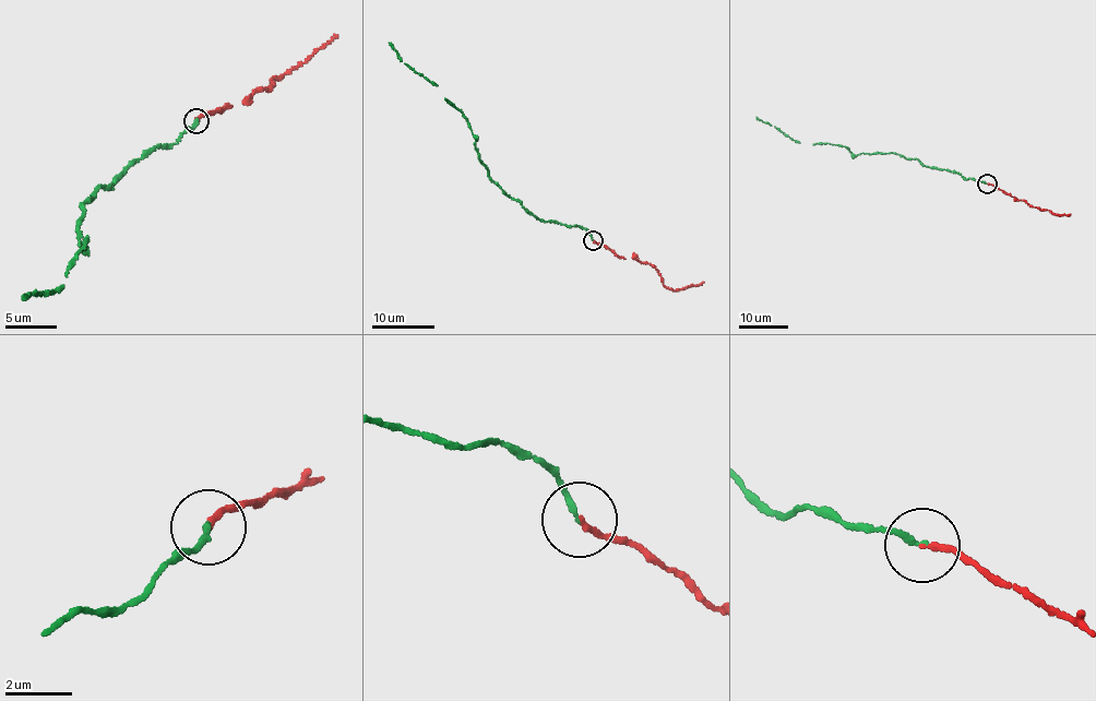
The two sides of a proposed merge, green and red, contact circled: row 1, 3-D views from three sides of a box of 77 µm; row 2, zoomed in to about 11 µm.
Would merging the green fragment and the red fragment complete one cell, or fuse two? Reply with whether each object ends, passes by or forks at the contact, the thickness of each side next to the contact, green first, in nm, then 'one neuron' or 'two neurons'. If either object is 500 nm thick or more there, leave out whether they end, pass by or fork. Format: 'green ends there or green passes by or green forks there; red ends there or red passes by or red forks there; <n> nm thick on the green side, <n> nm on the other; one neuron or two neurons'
green ends there; red ends there; 160 nm thick on the green side, 170 nm on the other; one neuron

